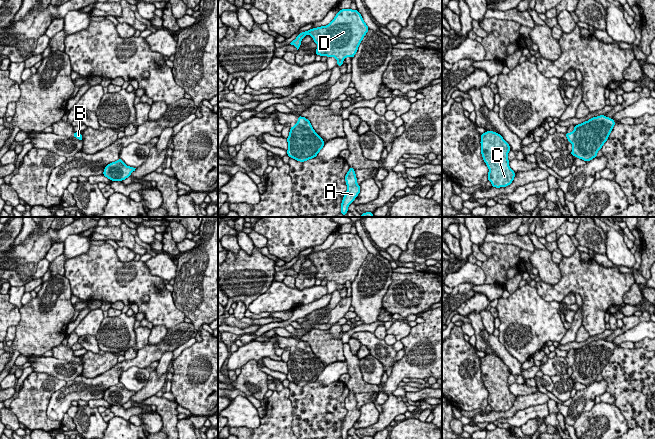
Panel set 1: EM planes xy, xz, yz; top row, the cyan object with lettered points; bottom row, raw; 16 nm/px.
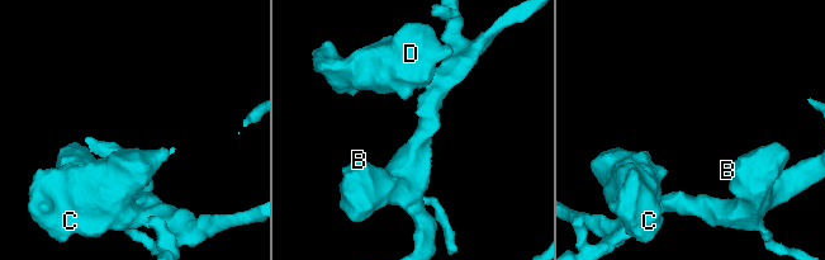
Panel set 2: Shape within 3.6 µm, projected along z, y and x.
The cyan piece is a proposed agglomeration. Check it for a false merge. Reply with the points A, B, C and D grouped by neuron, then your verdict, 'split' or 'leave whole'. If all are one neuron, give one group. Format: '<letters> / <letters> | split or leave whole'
A B C D | leave whole

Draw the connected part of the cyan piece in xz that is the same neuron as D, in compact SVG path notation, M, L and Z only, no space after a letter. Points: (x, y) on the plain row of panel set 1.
M341 233L328 249L302 256L290 268L298 274L302 263L308 258L317 268L315 279L334 281L337 290L342 290L346 281L355 280L368 255L358 234Z

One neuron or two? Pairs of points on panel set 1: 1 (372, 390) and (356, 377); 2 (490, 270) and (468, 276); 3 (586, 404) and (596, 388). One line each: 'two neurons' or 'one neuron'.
1: one neuron
2: two neurons
3: one neuron

